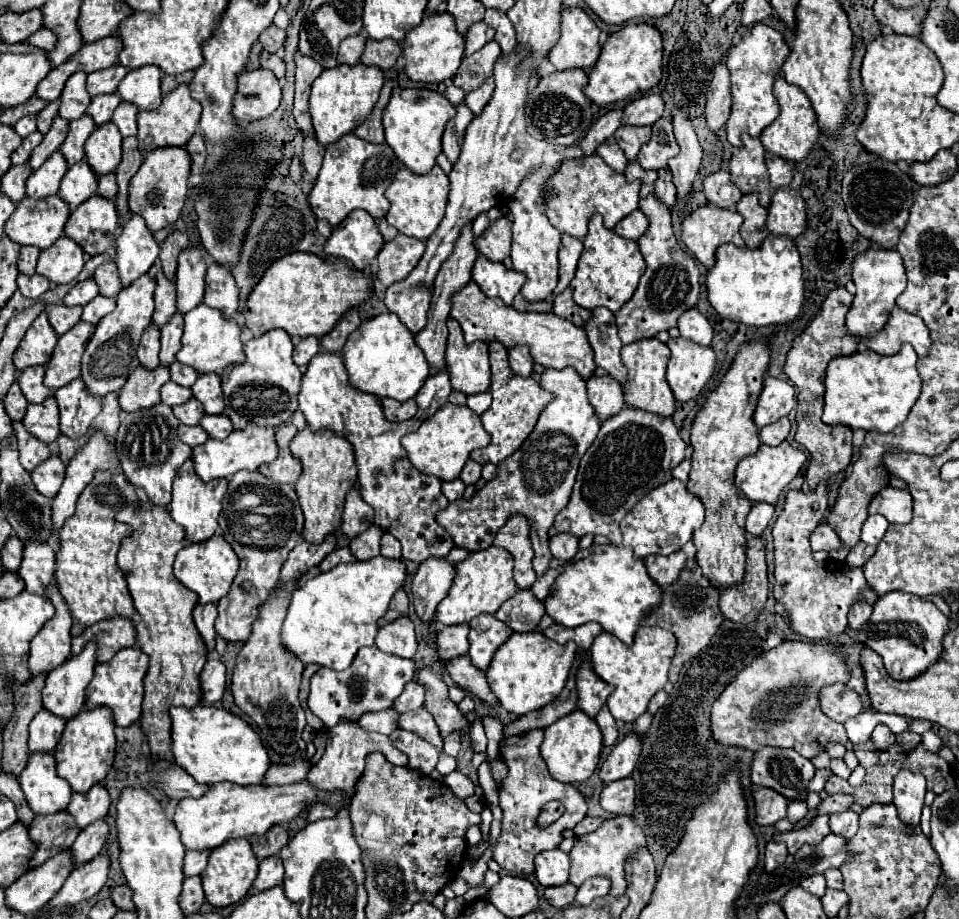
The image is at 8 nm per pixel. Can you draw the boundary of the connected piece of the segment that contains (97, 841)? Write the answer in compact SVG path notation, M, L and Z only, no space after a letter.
M105 819L95 821L95 825L87 825L87 829L79 833L77 841L71 847L75 867L91 861L97 853L101 853L103 845L107 841L107 835L109 835L109 825Z

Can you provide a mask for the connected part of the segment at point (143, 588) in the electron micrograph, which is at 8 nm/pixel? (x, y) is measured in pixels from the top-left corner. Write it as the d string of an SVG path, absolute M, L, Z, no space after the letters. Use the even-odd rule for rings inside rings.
M141 503L141 511L135 513L133 507L125 507L123 511L117 513L117 519L123 523L129 523L133 527L133 533L129 537L125 537L121 541L121 549L119 549L119 569L125 573L127 585L129 585L129 593L135 601L135 609L139 613L139 623L137 623L137 643L141 645L143 653L147 653L151 657L149 663L149 671L145 677L145 699L143 699L143 717L141 717L141 729L147 737L147 745L151 749L151 759L153 761L167 761L167 763L175 763L173 759L173 741L171 741L171 717L169 717L169 709L171 707L197 707L203 699L203 691L201 691L201 681L199 681L199 673L203 669L203 665L207 663L207 645L203 643L203 639L199 637L199 631L195 629L193 623L193 607L197 605L197 597L193 591L189 591L183 583L177 581L177 577L173 575L173 561L177 551L183 547L183 527L179 527L167 513L167 509L153 505L153 503Z

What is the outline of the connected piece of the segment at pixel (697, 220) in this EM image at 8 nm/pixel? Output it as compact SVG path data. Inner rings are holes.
M699 207L683 221L683 243L707 269L715 265L715 249L723 243L745 243L739 235L743 217L737 211Z

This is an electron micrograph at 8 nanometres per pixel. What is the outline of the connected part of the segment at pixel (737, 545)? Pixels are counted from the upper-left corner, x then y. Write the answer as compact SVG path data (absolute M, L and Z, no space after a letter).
M763 341L747 343L739 349L731 369L721 379L719 387L709 395L703 409L697 413L691 429L693 447L693 467L689 473L687 489L703 501L705 523L695 529L693 543L697 547L697 565L703 575L715 585L715 589L729 589L743 581L745 559L747 559L747 539L745 539L745 519L751 503L735 487L735 469L745 455L753 455L759 445L759 429L753 423L753 411L757 397L763 387L763 373L769 363L769 349Z

